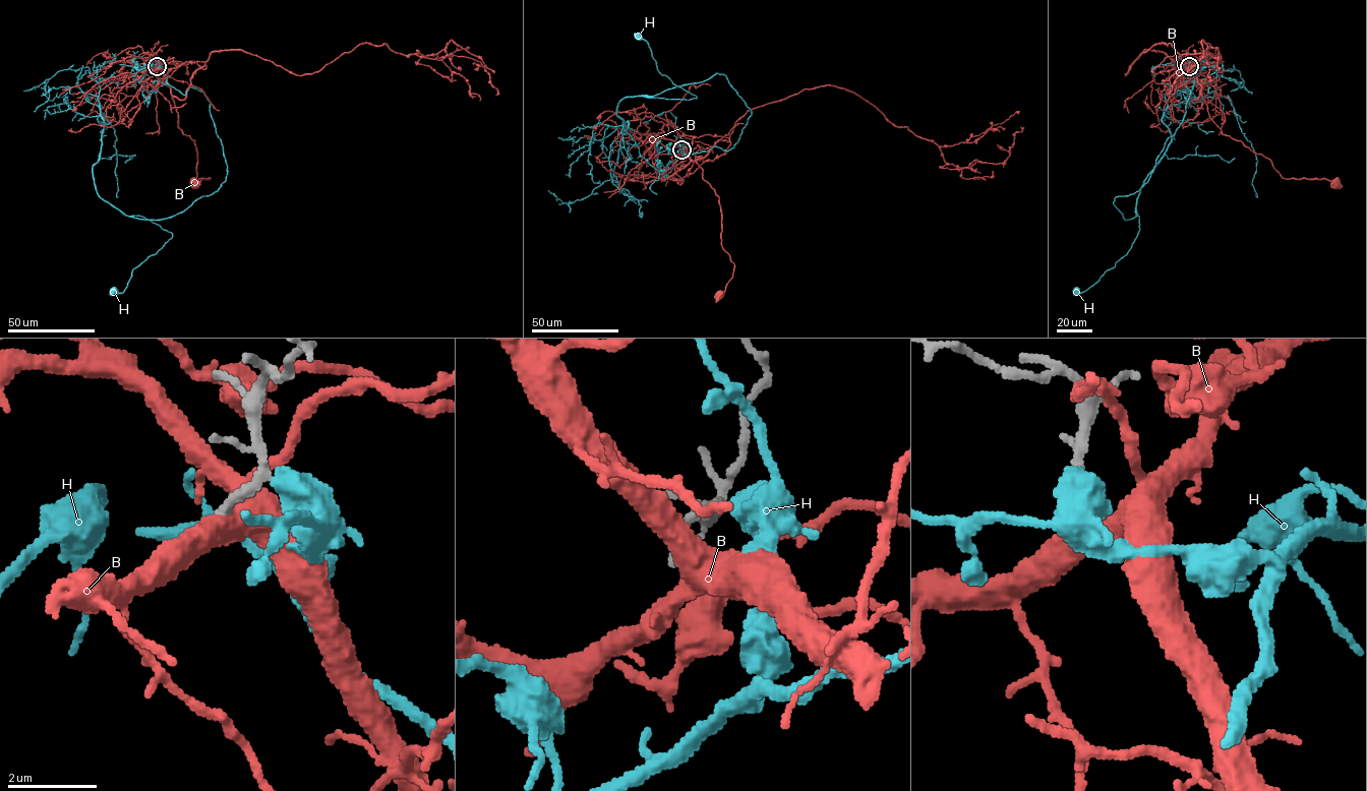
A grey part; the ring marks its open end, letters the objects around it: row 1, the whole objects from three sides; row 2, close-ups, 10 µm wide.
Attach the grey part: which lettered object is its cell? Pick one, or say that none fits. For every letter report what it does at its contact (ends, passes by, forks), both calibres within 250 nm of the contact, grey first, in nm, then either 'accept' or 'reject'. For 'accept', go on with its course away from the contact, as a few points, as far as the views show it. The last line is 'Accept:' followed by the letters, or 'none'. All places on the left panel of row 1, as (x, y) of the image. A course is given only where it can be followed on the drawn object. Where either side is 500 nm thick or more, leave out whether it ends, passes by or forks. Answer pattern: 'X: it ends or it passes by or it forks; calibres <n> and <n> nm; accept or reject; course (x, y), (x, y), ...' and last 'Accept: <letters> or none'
B: calibres 240 and 550 nm; reject
H: calibres 190 and 550 nm; reject
Accept: none

